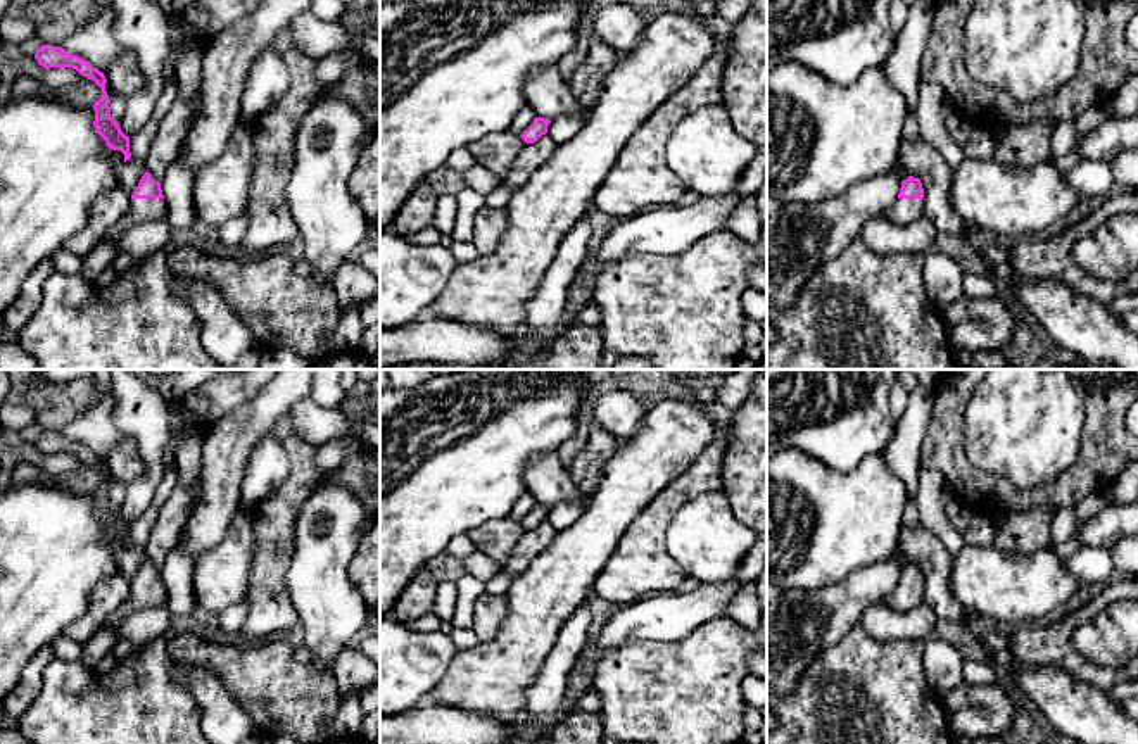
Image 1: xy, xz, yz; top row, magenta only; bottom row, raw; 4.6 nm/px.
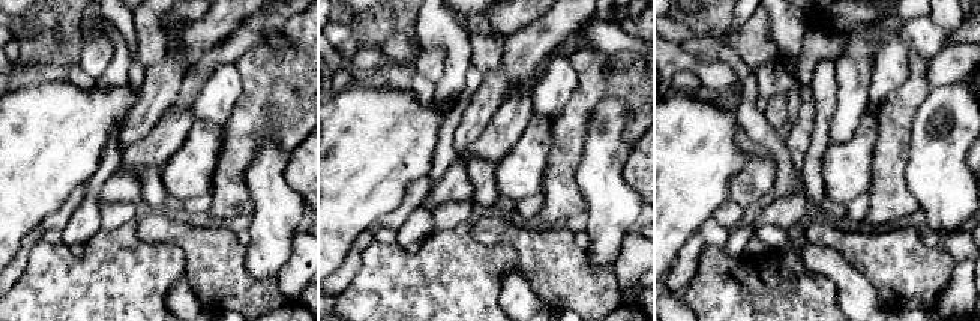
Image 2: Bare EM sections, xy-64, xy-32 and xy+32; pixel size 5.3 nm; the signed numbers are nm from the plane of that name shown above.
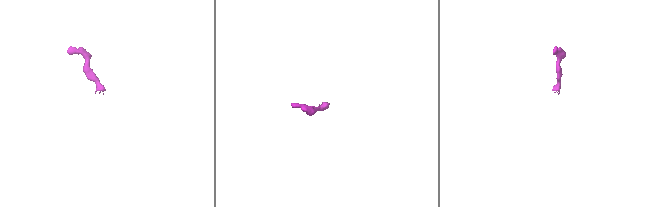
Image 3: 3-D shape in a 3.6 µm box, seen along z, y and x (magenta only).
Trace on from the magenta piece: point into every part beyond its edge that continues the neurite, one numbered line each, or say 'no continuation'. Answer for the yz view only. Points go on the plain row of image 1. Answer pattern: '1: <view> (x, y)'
1: yz (904, 598)

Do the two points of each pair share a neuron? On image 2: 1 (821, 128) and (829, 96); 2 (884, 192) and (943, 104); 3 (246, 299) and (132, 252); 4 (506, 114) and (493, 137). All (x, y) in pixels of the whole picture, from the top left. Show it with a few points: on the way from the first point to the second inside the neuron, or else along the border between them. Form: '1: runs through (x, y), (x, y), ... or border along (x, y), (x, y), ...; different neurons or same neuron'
1: runs through (823, 120), (826, 104); same neuron
2: border along (914, 119), (905, 168), (905, 183), (910, 189); different neurons
3: border along (167, 242), (171, 242), (183, 252), (186, 276); different neurons
4: runs through (506, 120), (499, 131); same neuron

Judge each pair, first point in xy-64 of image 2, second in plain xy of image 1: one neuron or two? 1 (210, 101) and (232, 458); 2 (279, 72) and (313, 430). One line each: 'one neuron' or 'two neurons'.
1: two neurons
2: two neurons

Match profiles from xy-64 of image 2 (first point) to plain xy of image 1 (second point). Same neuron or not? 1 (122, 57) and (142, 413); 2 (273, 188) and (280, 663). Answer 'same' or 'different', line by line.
1: same
2: different

